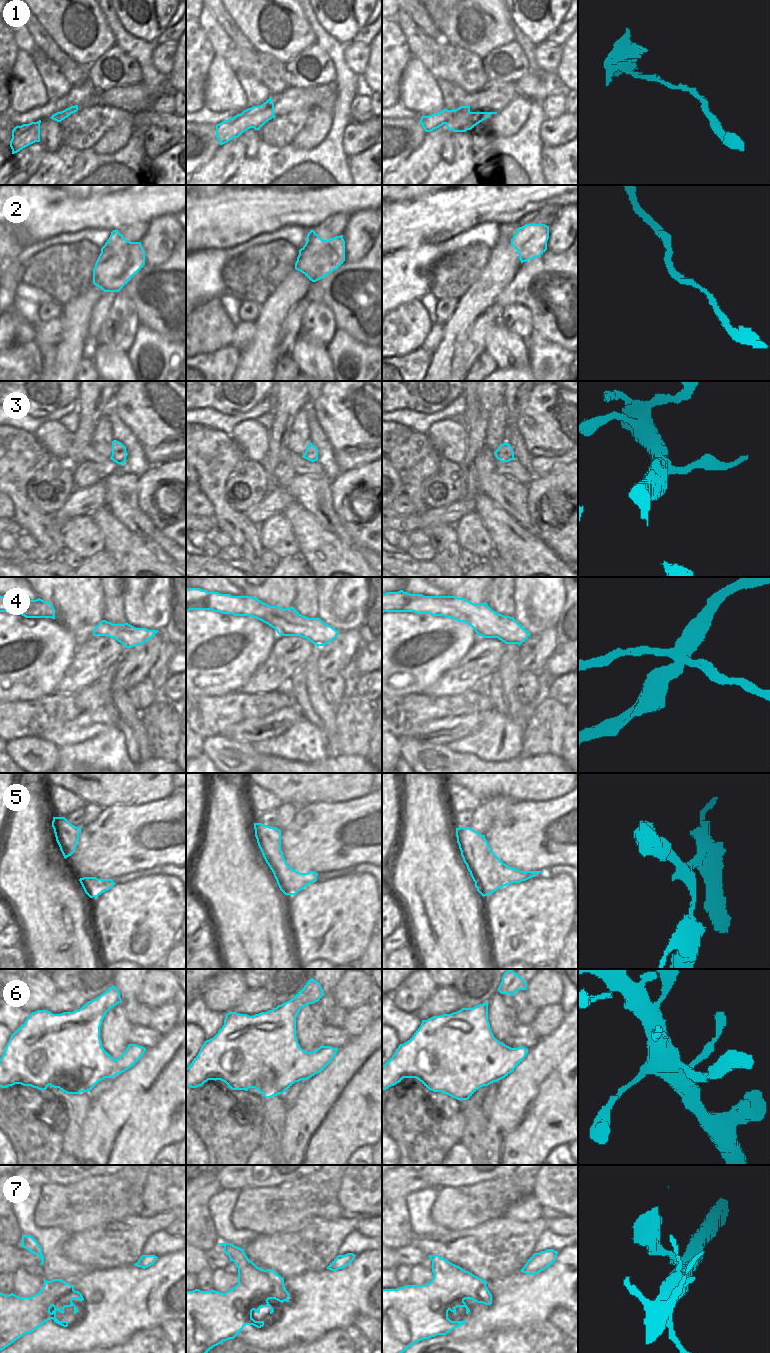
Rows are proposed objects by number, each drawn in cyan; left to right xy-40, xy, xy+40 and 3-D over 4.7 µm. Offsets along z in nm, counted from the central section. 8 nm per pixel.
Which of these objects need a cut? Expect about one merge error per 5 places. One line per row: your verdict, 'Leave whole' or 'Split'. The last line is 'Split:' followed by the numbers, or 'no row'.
1: Split
2: Leave whole
3: Leave whole
4: Split
5: Leave whole
6: Leave whole
7: Leave whole
Split: 1, 4

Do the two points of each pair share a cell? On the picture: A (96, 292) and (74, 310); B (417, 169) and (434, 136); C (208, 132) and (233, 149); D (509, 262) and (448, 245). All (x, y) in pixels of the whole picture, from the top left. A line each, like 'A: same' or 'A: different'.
A: same
B: same
C: different
D: different

